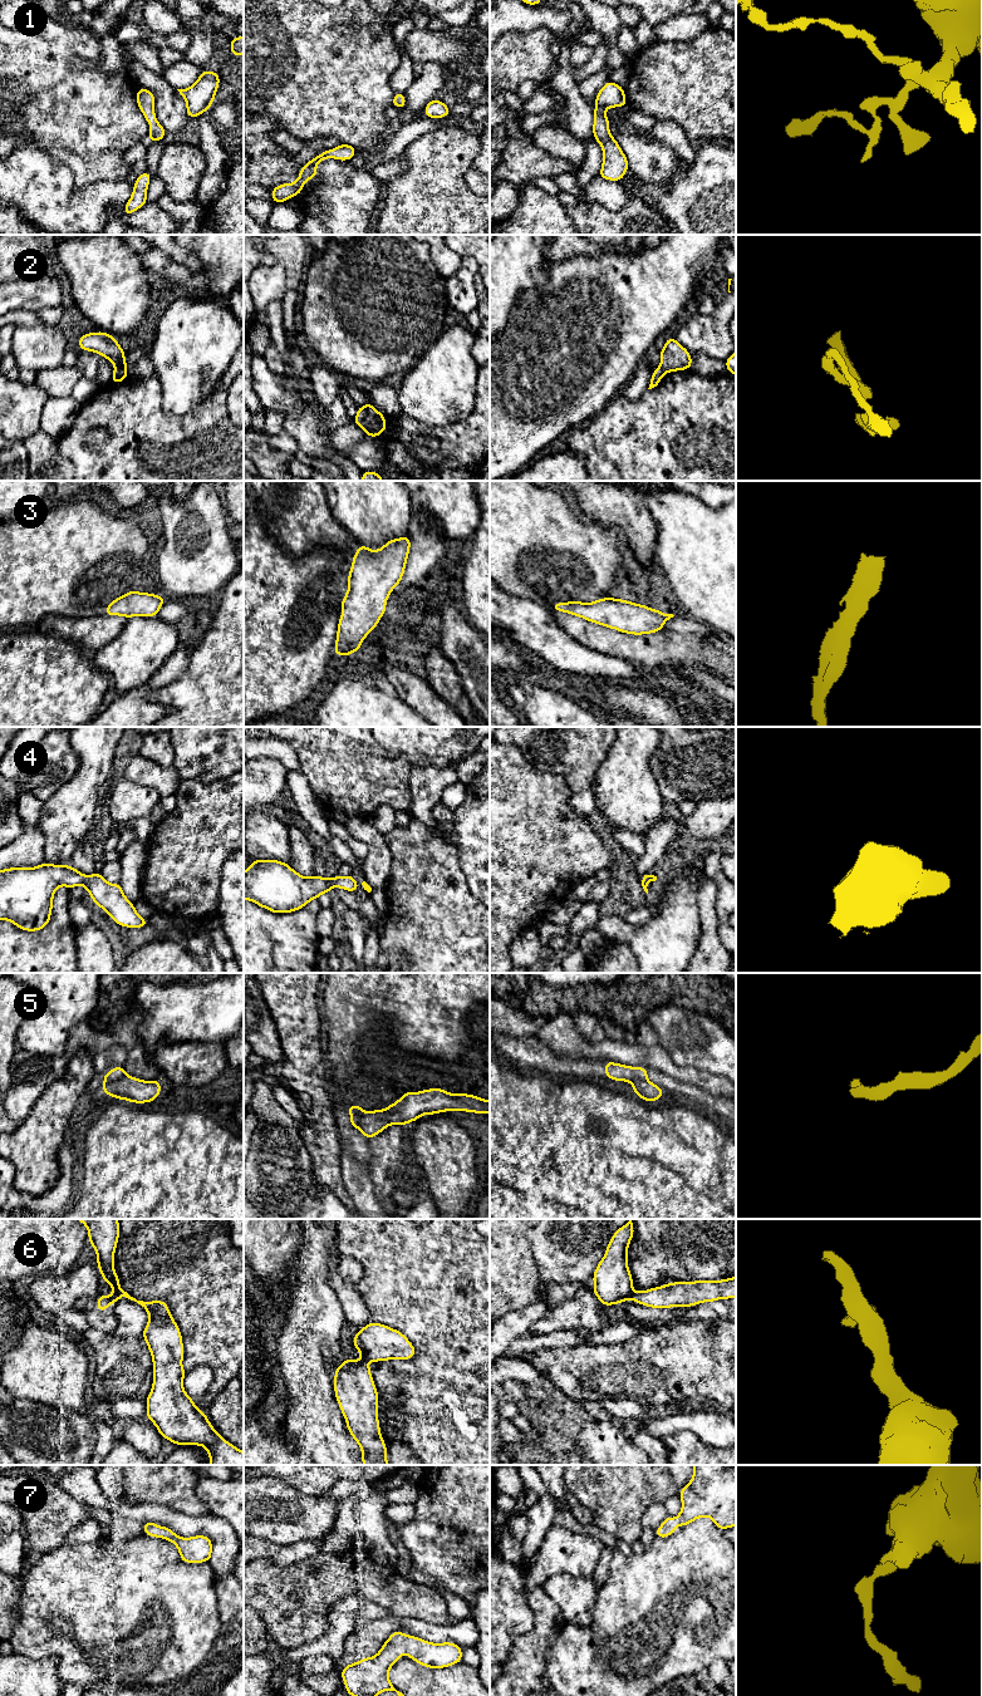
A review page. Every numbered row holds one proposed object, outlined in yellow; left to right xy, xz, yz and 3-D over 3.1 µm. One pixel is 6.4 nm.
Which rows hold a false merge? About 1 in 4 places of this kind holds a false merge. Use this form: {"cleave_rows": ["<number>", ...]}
{"cleave_rows": ["2", "5", "6"]}

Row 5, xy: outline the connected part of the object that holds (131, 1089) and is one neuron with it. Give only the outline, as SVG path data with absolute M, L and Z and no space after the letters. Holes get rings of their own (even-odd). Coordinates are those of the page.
M124 1075L118 1080L104 1081L102 1092L113 1098L126 1100L133 1103L151 1103L161 1095L161 1080L143 1081Z

